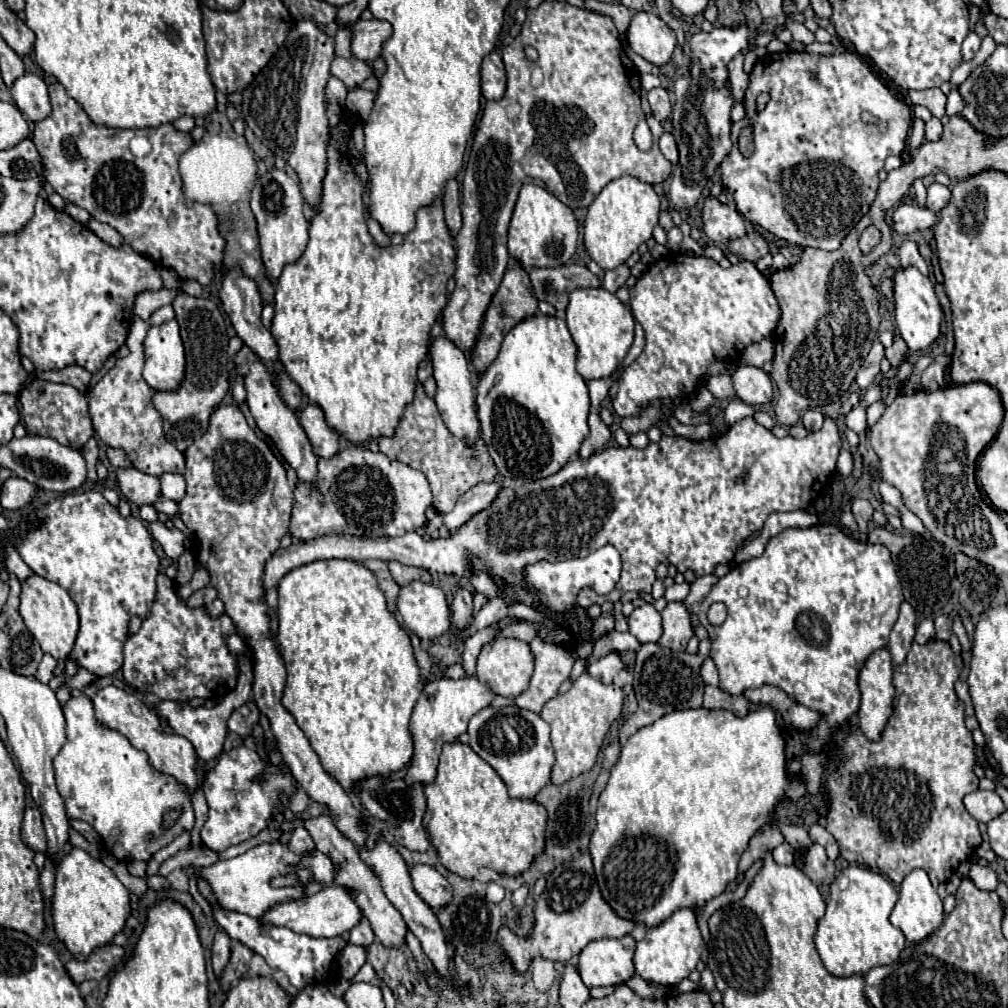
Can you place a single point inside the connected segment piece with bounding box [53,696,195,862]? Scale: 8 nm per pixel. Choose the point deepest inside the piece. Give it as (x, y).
(104, 781)

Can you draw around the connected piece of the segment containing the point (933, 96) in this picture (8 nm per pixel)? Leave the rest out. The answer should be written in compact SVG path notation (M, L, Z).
M929 88L929 90L913 90L909 92L909 100L913 104L925 106L935 118L943 118L945 114L945 94L939 88Z

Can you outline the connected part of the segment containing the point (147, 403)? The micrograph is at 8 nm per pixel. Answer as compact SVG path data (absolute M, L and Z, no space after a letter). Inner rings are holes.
M163 306L157 312L151 314L149 322L143 322L139 318L133 320L129 336L127 336L127 348L131 350L127 358L121 358L115 362L115 366L101 378L101 382L97 382L95 386L95 396L93 396L93 388L87 392L87 400L89 400L89 416L93 420L93 426L97 430L97 434L101 436L101 440L109 446L115 448L123 448L127 452L127 456L133 460L133 466L153 474L153 476L161 476L163 472L173 472L173 474L183 474L185 472L185 456L183 452L179 452L175 446L171 446L169 442L165 442L163 438L163 422L161 416L157 414L157 410L153 410L151 398L155 394L153 388L149 388L141 376L143 370L143 350L141 344L149 326L155 324L165 324L169 320L175 318L173 306Z

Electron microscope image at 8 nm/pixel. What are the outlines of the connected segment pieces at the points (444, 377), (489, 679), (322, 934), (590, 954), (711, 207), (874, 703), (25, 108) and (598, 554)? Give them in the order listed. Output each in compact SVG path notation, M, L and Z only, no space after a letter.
M437 336L433 342L429 342L429 354L431 354L431 364L433 364L433 376L437 382L435 404L439 408L439 414L445 426L455 436L471 444L479 436L479 418L475 412L475 382L473 382L465 352L459 350L449 338Z
M495 638L483 646L483 650L477 658L477 678L481 678L481 682L489 684L495 694L515 698L517 694L521 694L525 690L525 686L529 686L529 678L533 674L533 664L535 664L535 658L533 658L533 652L527 642L517 640L517 638Z
M331 884L331 886L321 888L313 896L275 906L273 910L269 910L269 914L265 914L265 918L261 918L261 922L269 922L275 926L287 926L293 932L307 934L313 938L335 938L335 936L351 932L351 928L357 926L363 918L361 908L355 902L355 896L357 894L353 890L345 890L337 884Z
M633 936L595 940L579 954L577 970L585 986L617 986L633 978Z
M707 196L703 204L703 232L707 238L711 238L717 244L723 244L727 240L739 238L745 234L745 220L743 216L729 208L727 204L721 204L717 196Z
M889 648L875 650L859 672L861 704L857 718L867 738L877 738L889 718L889 706L893 706L891 674L893 668Z
M25 74L11 86L11 96L17 104L17 108L31 120L41 122L51 116L51 102L47 94L47 84L35 76Z
M603 546L603 548L595 550L593 554L589 554L587 558L565 560L565 562L555 562L555 564L541 560L541 562L525 568L525 580L531 590L535 590L543 596L543 602L547 606L545 616L551 616L551 614L559 614L559 612L575 606L575 594L581 588L591 588L601 596L609 594L619 580L619 572L621 572L621 558L619 558L617 550L613 546Z

